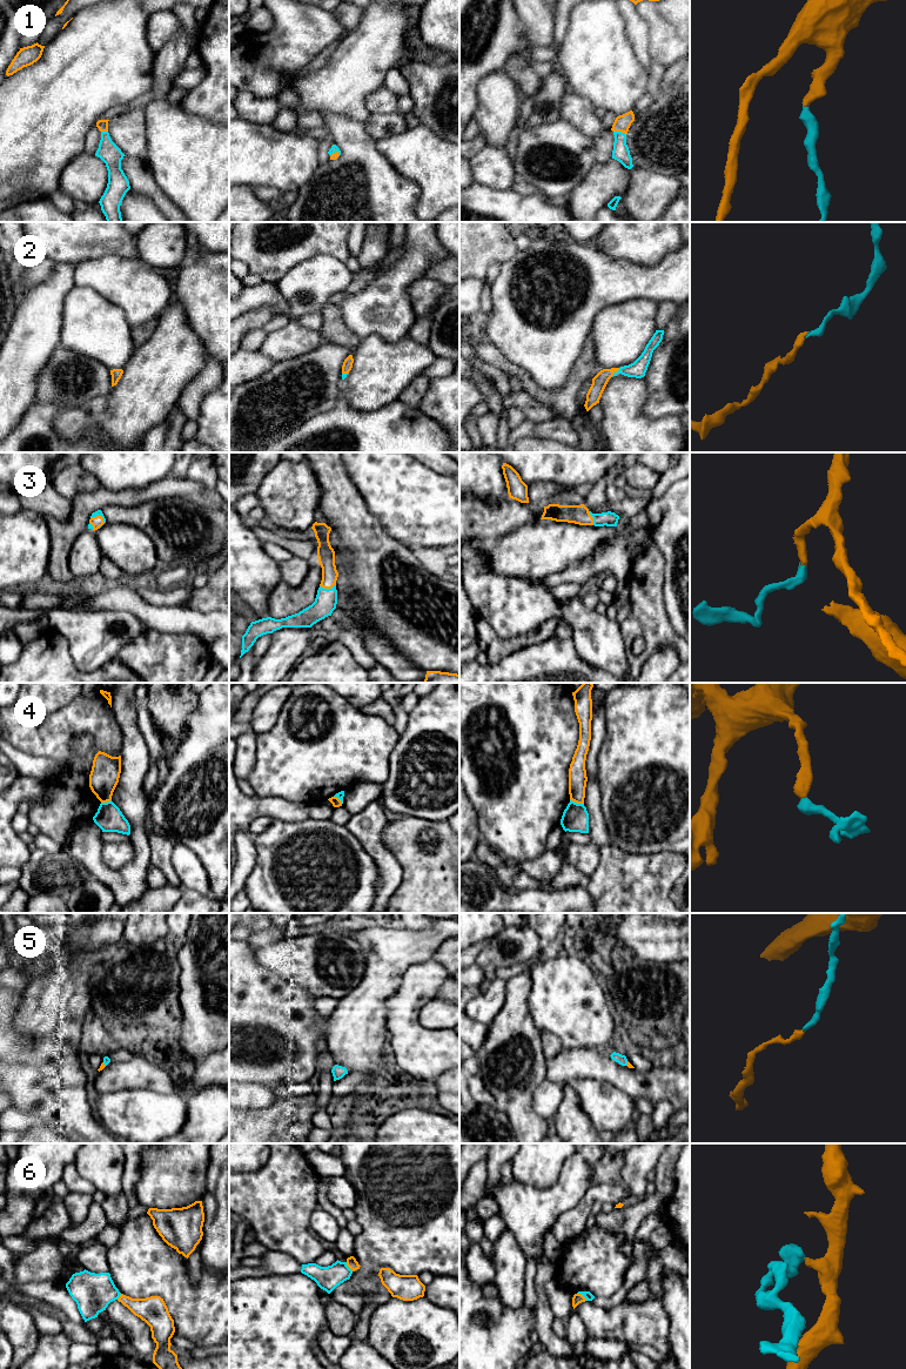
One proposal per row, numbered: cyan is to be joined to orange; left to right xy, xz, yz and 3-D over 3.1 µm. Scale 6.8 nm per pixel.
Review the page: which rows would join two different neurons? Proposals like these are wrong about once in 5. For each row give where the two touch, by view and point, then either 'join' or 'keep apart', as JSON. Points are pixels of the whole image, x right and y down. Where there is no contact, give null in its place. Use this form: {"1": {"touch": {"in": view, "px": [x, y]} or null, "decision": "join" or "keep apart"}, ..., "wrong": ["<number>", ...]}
{"1": {"touch": {"in": "yz", "px": [619, 131]}, "decision": "join"}, "2": {"touch": {"in": "yz", "px": [615, 371]}, "decision": "join"}, "3": {"touch": {"in": "xz", "px": [327, 588]}, "decision": "join"}, "4": {"touch": {"in": "yz", "px": [577, 803]}, "decision": "keep apart"}, "5": {"touch": {"in": "yz", "px": [628, 1064]}, "decision": "join"}, "6": {"touch": {"in": "yz", "px": [582, 1295]}, "decision": "keep apart"}, "wrong": ["4", "6"]}

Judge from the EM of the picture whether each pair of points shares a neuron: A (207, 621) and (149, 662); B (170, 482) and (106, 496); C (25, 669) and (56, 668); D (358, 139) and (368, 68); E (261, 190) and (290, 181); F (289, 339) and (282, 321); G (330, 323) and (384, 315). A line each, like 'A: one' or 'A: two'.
A: two
B: one
C: one
D: two
E: two
F: two
G: two

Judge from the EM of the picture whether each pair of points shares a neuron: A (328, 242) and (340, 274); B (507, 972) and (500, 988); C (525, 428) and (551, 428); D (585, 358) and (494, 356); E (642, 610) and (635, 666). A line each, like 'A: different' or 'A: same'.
A: different
B: different
C: same
D: same
E: same

